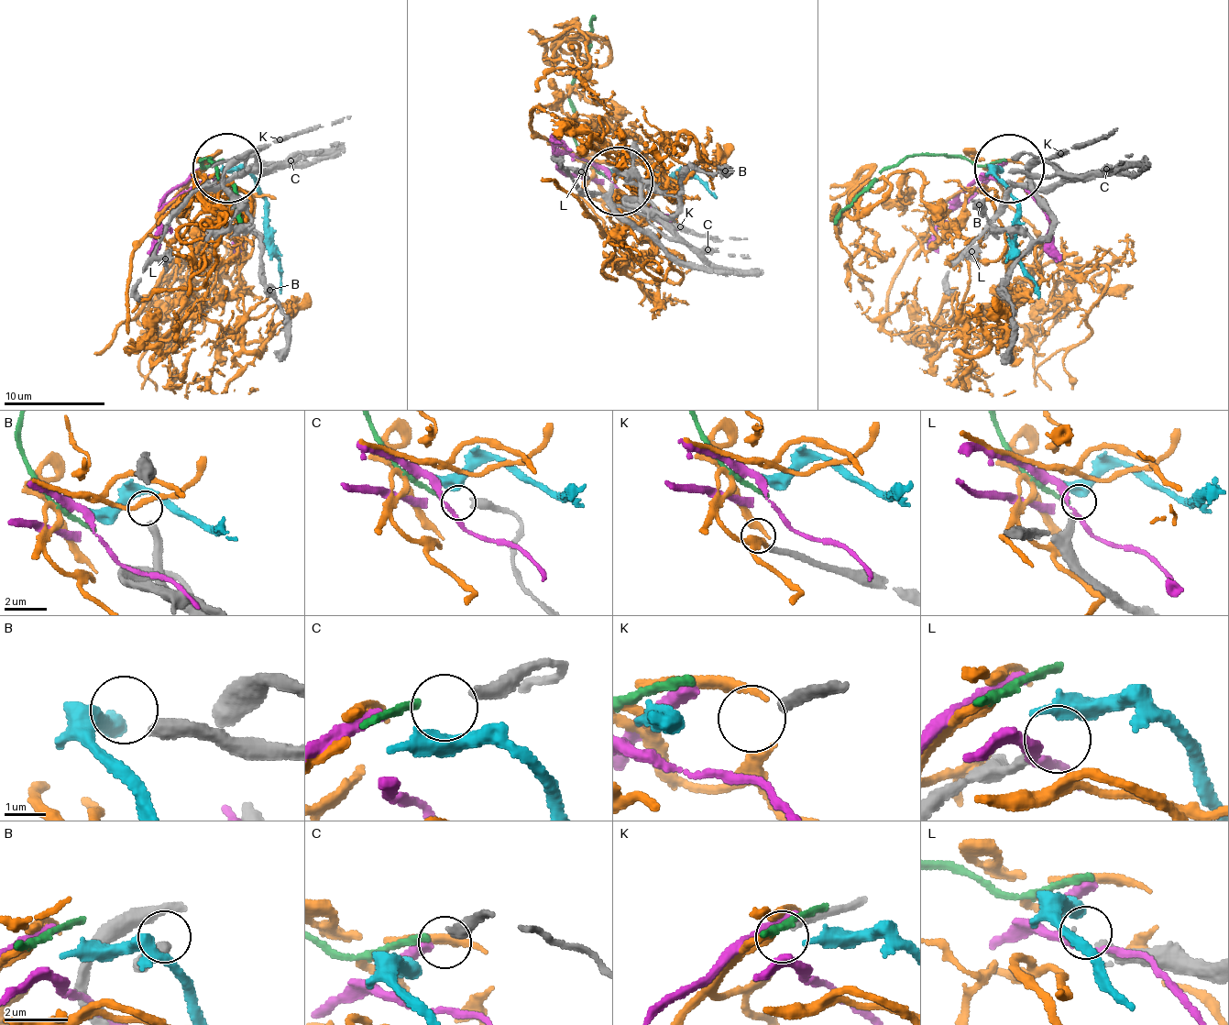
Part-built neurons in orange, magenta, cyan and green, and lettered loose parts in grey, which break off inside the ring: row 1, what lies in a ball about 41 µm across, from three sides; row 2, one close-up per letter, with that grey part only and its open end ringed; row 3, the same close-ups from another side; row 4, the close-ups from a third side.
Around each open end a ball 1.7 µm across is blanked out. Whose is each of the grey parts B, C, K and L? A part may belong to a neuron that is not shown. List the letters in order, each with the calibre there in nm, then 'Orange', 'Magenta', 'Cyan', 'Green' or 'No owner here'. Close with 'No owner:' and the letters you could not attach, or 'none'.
B: Thickness 360 nm. No owner here
C: Thickness 400 nm. Green
K: Thickness 240 nm. No owner here
L: Thickness 300 nm. Cyan
No owner: B, K

